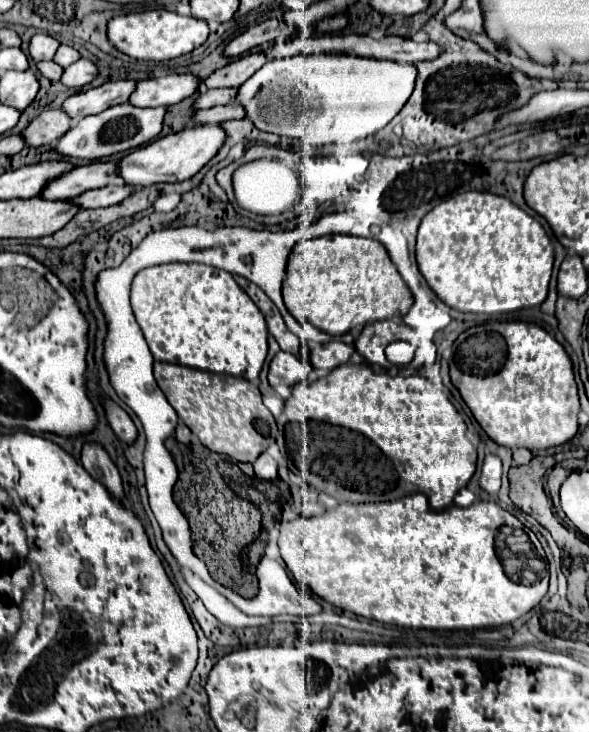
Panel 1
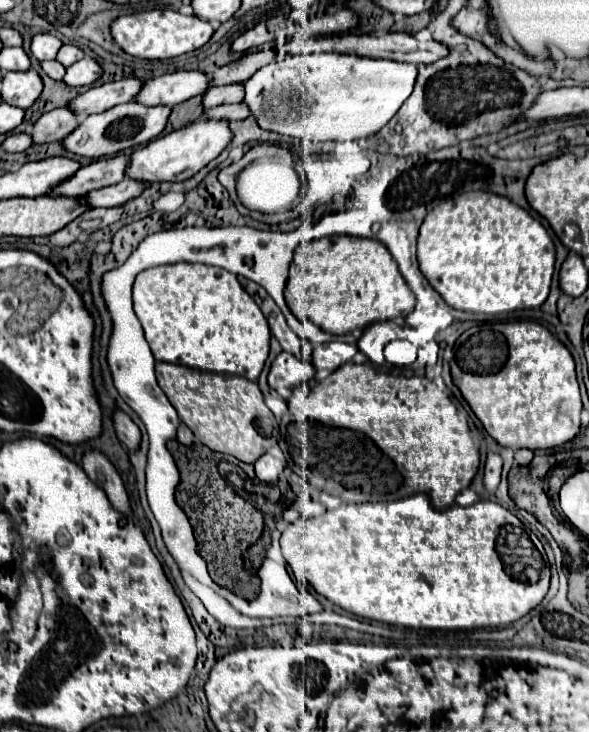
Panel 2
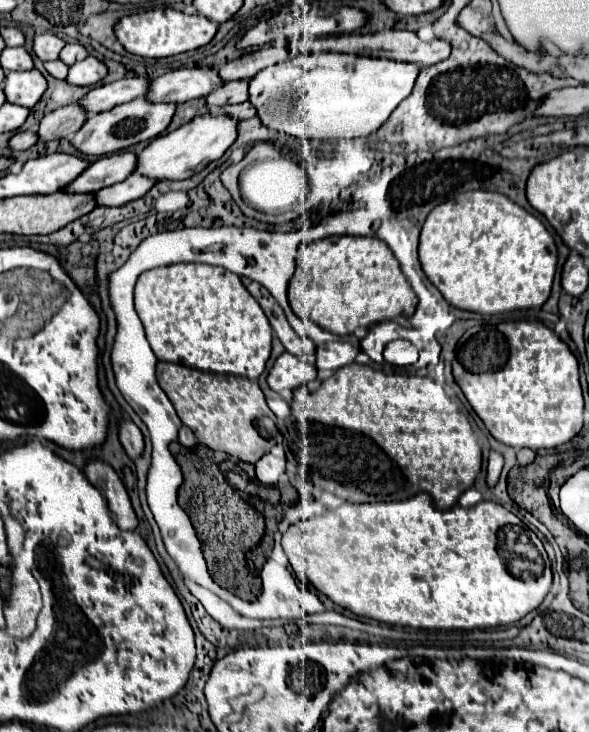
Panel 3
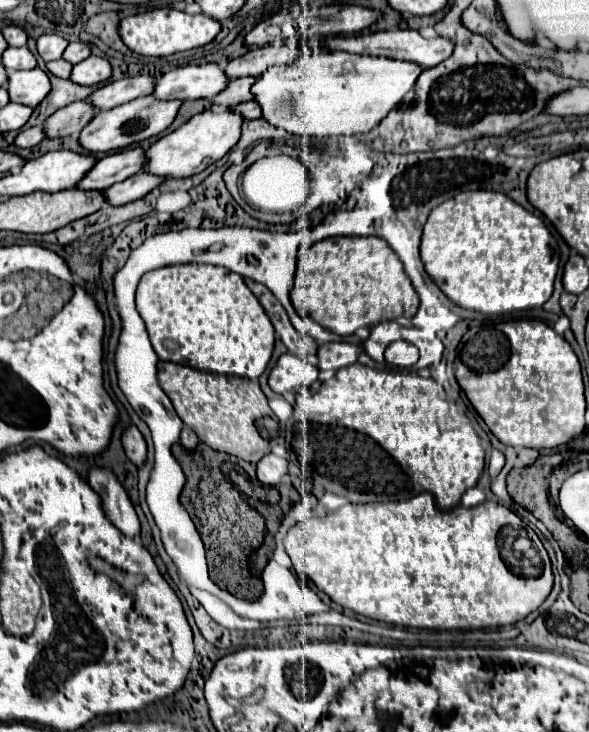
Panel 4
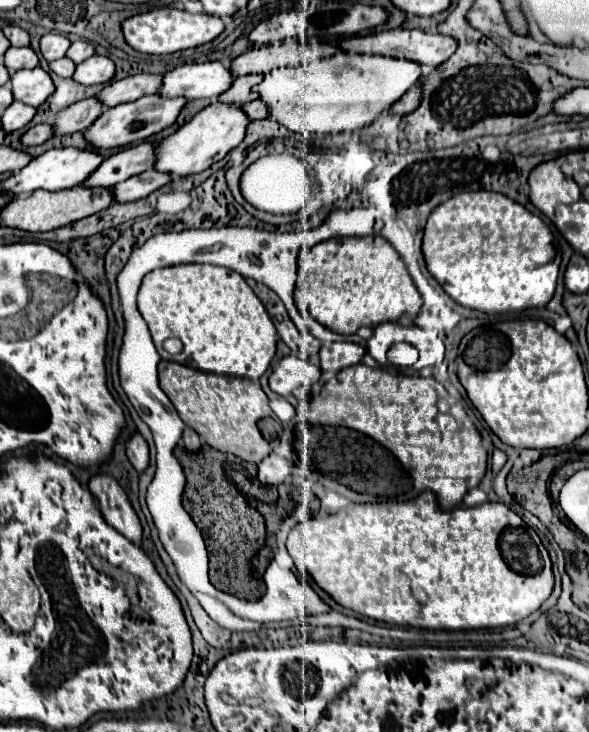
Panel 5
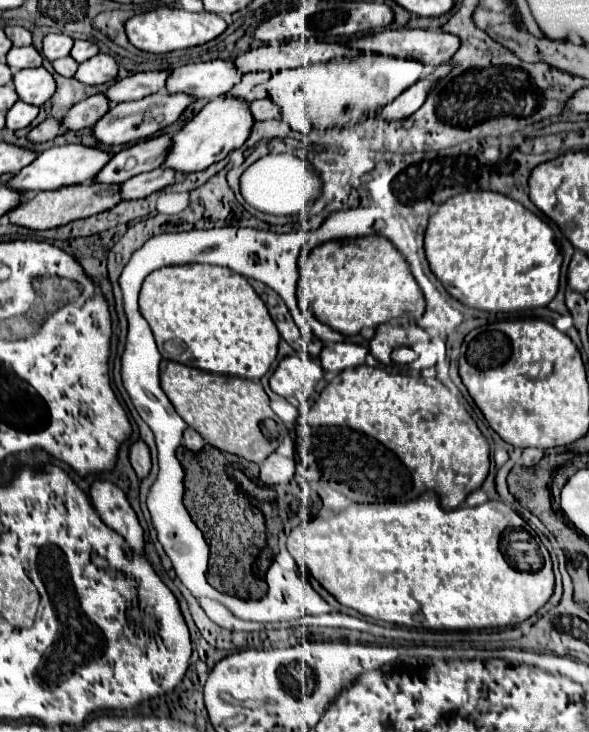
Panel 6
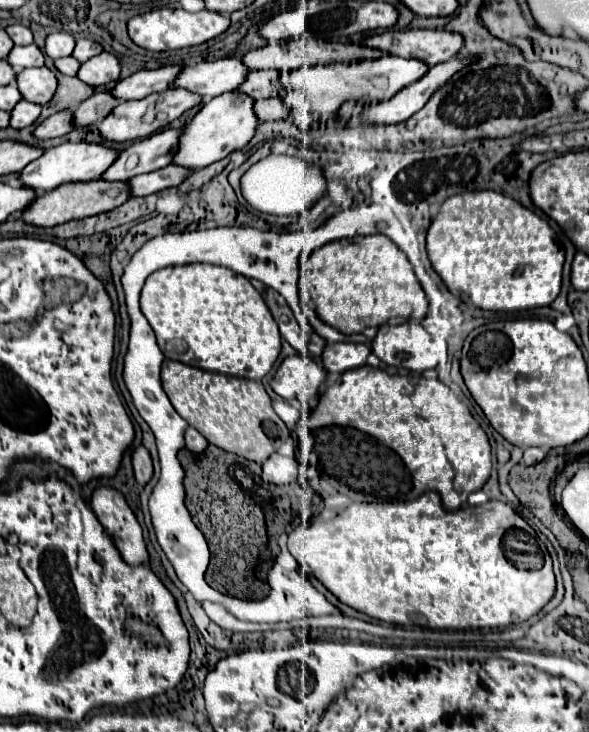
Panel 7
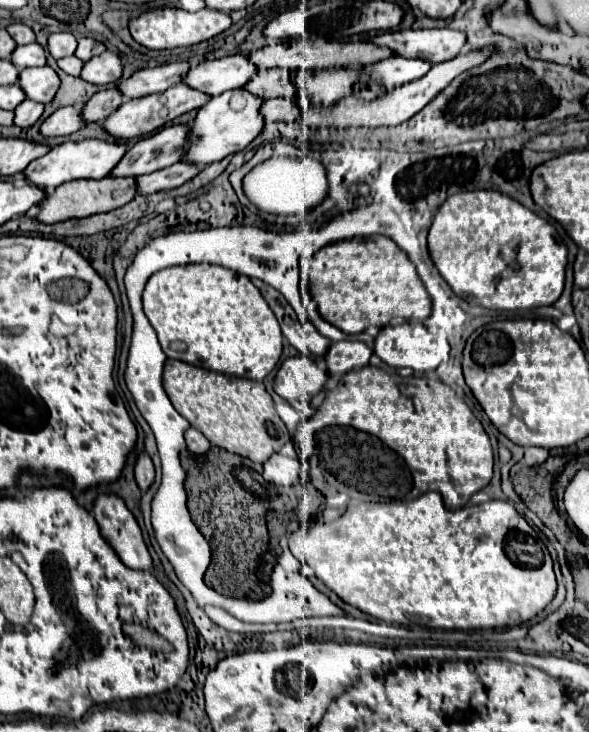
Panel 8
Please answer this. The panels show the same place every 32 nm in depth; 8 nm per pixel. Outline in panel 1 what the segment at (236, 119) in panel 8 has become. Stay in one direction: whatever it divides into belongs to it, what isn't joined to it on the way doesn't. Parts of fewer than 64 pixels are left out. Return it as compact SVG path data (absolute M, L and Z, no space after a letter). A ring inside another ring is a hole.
M218 124L212 126L186 126L184 130L158 138L144 148L136 148L128 154L124 154L118 162L116 174L124 184L130 184L134 188L146 188L160 182L184 182L192 178L222 146L226 134Z

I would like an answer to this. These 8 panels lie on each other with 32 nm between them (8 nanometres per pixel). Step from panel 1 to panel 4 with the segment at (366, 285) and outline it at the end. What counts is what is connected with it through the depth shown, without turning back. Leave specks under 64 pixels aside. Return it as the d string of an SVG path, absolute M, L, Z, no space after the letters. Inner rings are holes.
M376 236L368 238L326 238L298 256L292 304L302 318L312 318L322 328L348 336L360 326L376 326L398 316L412 318L420 306L418 294L404 274L402 262L394 256L388 242Z

